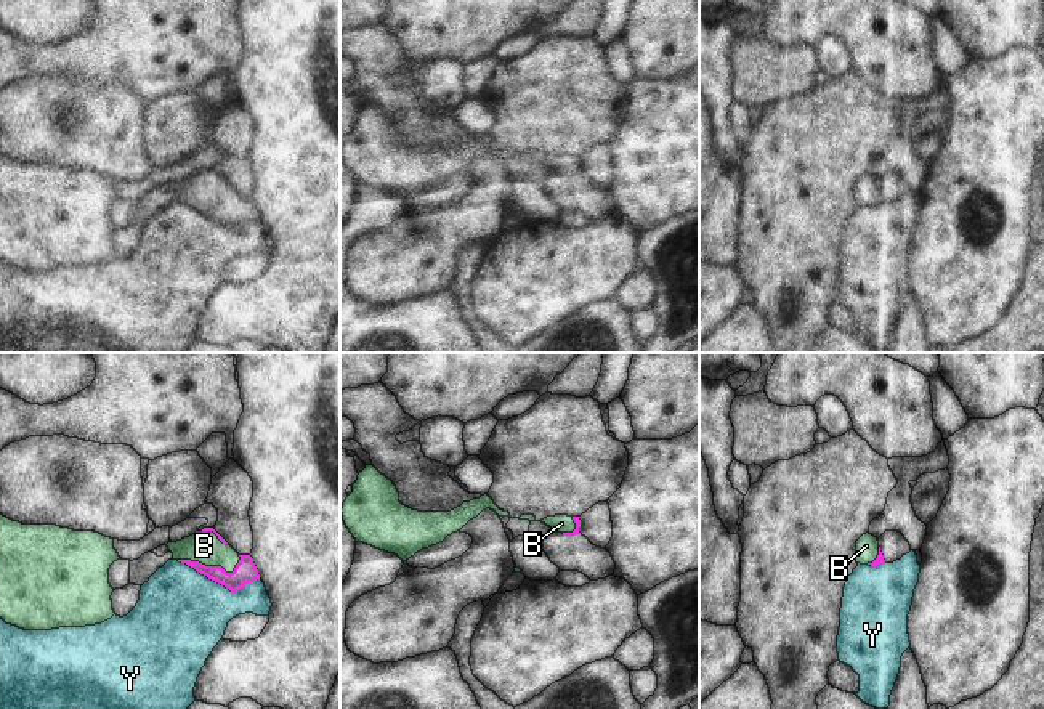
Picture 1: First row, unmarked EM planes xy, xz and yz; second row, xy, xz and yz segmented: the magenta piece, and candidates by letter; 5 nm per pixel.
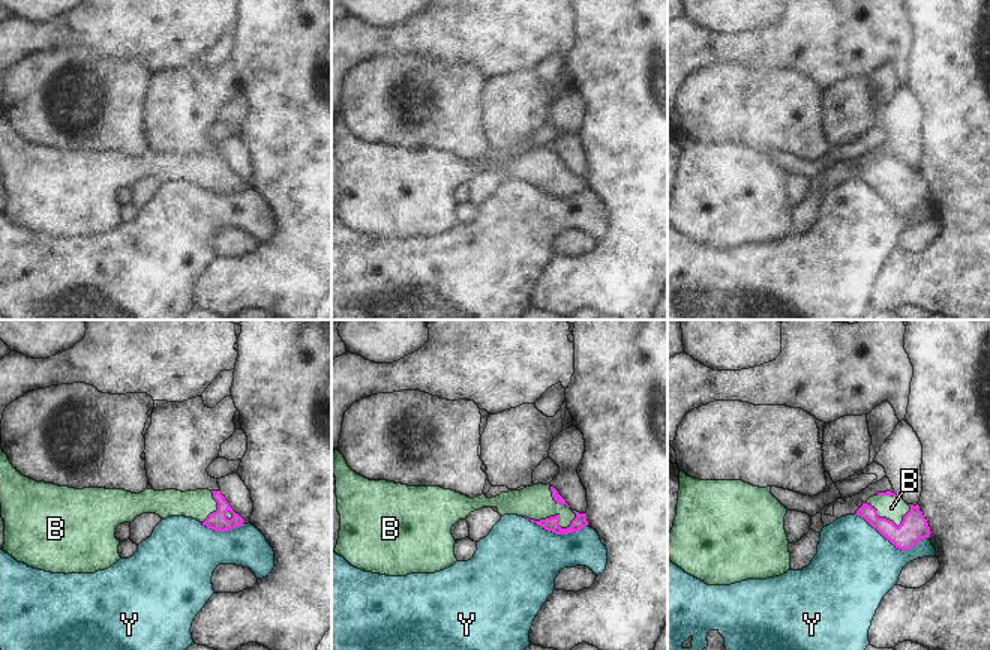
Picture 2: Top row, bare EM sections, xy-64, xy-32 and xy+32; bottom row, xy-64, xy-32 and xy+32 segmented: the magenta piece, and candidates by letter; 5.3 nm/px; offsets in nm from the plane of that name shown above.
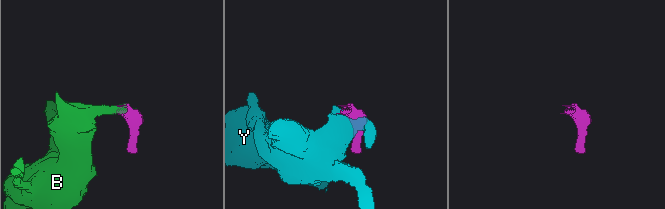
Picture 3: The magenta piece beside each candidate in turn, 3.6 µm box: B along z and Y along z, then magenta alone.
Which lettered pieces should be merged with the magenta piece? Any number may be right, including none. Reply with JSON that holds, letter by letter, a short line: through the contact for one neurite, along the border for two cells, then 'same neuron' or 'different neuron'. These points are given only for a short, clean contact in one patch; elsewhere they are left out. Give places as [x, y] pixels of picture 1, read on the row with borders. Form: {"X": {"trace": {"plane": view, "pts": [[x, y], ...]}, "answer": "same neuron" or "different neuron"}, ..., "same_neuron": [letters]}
{"B": {"trace": {"plane": "xy", "pts": [[246, 571], [212, 567], [212, 557], [204, 546]]}, "answer": "same neuron"}, "Y": {"answer": "different neuron"}, "same_neuron": ["B"]}

